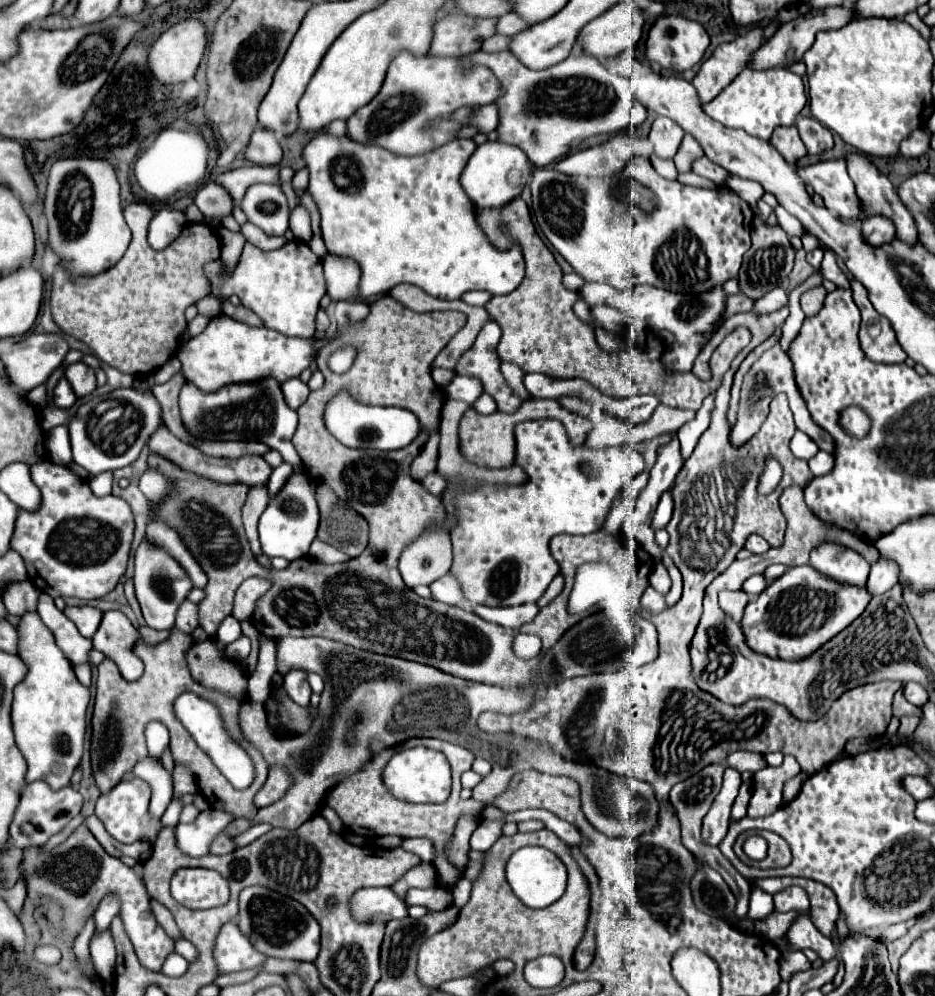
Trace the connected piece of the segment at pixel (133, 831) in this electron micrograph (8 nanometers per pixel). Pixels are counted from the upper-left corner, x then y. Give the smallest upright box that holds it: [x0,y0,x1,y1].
[95,777,161,843]

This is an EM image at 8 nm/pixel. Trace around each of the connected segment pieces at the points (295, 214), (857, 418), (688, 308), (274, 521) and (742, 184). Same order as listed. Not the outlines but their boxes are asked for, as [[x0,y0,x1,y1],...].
[[289,205,311,241],[841,407,869,437],[579,283,725,373],[259,473,319,561],[727,174,765,209]]

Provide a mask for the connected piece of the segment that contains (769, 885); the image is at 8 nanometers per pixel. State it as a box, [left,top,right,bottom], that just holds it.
[748,877,793,893]

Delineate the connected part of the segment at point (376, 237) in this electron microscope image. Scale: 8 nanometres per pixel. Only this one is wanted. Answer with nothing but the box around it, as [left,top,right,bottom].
[303,133,525,299]

